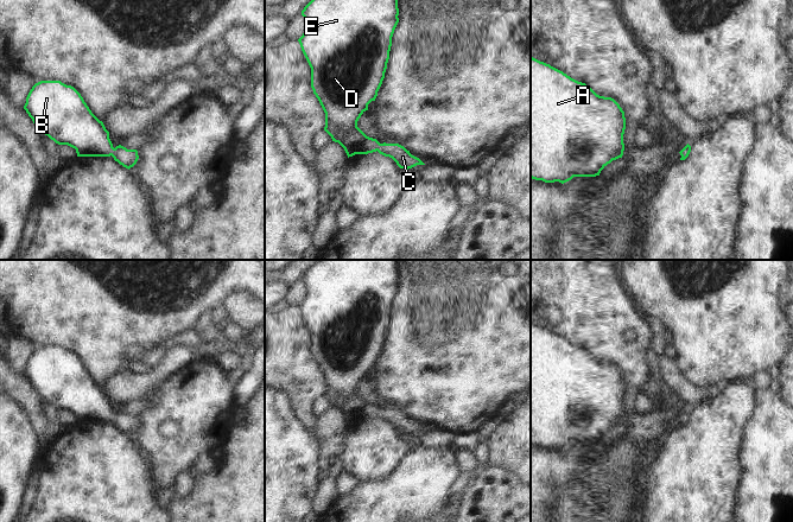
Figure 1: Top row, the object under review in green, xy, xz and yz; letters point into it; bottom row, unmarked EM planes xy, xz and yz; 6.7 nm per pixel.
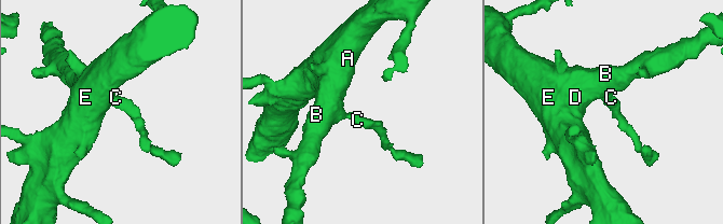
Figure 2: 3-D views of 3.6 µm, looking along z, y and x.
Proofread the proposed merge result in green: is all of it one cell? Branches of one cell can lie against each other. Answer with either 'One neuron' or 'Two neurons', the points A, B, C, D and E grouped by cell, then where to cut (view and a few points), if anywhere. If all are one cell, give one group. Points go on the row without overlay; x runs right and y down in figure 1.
One neuron. Groups: A B C D E. No split

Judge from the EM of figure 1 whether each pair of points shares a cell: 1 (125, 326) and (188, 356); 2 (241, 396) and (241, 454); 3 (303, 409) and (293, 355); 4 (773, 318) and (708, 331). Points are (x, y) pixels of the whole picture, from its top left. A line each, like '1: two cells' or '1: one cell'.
1: two cells
2: two cells
3: one cell
4: one cell

